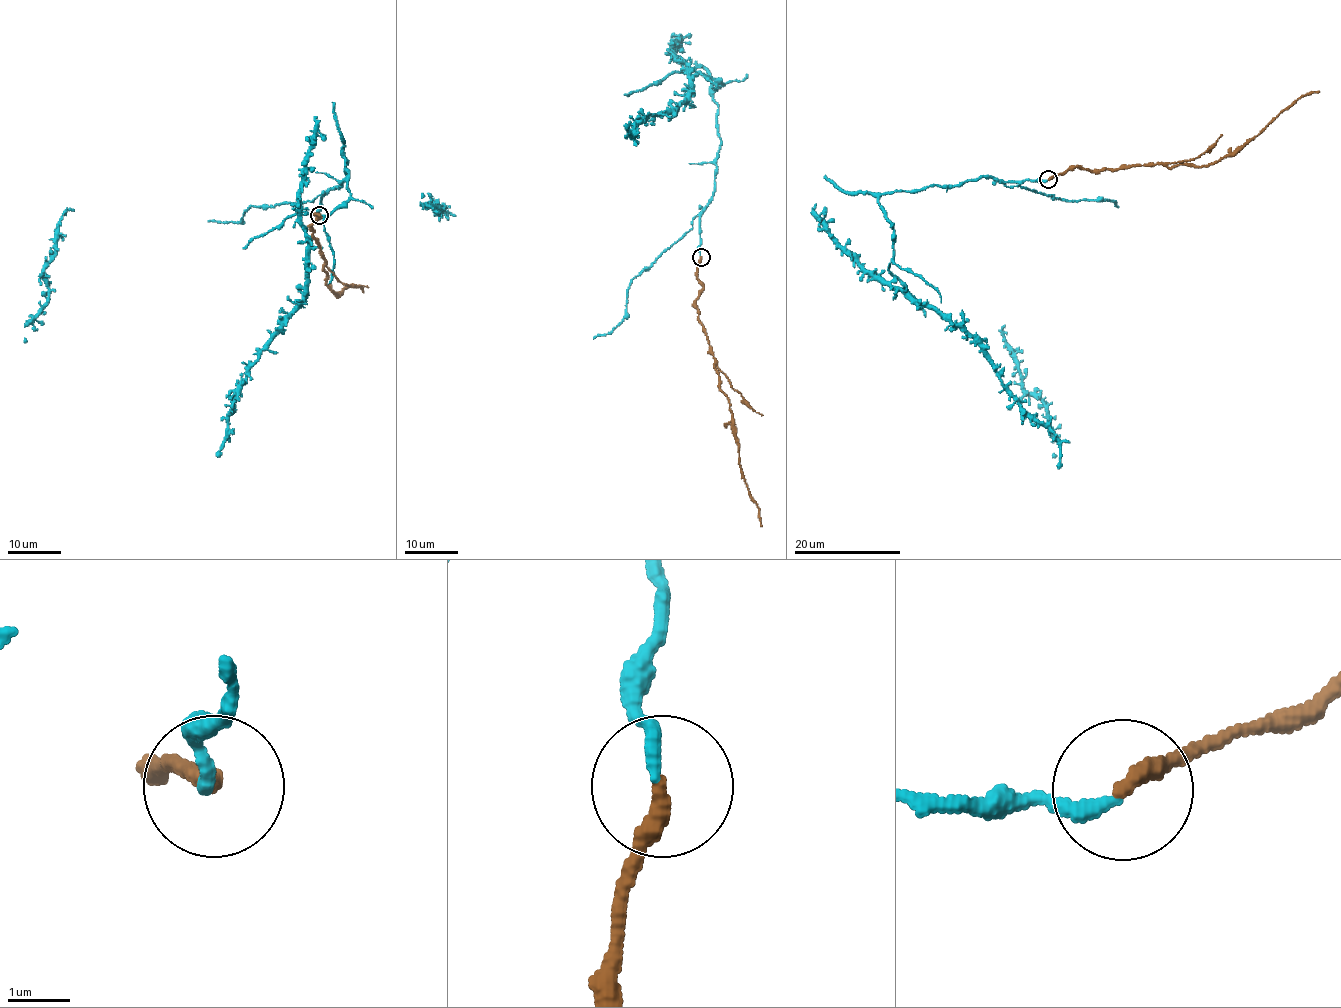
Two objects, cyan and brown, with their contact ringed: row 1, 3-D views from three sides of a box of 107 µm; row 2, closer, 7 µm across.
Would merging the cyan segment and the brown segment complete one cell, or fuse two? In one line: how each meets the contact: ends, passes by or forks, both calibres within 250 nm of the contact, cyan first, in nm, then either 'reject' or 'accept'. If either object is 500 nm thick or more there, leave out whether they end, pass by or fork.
cyan ends | brown ends | 220/280 nm | accept

